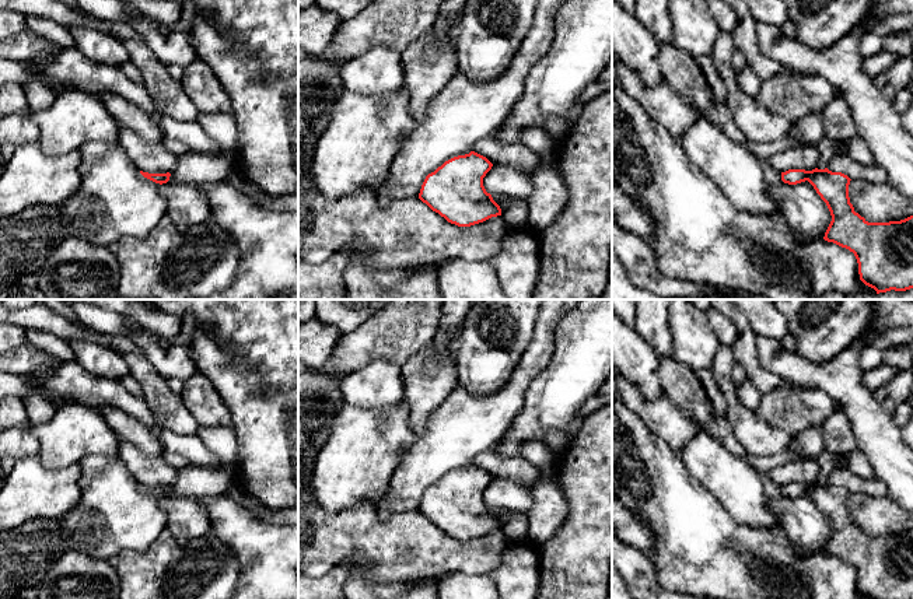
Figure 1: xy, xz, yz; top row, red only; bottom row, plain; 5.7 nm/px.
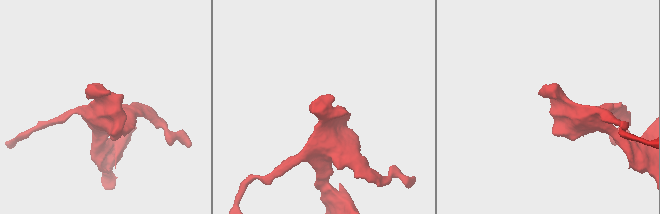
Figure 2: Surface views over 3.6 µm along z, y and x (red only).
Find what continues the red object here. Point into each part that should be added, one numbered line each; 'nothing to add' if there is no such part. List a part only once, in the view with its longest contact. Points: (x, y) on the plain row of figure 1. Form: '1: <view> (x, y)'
nothing to add

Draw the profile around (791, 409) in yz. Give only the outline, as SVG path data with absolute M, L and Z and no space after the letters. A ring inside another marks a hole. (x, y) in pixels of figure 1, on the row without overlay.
M788 383L765 393L755 414L793 435L808 427L821 427L833 411L833 402L823 390Z

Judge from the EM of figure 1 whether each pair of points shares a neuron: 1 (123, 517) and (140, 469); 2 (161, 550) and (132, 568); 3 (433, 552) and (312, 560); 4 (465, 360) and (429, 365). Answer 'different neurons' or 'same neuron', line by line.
1: different neurons
2: same neuron
3: same neuron
4: different neurons

